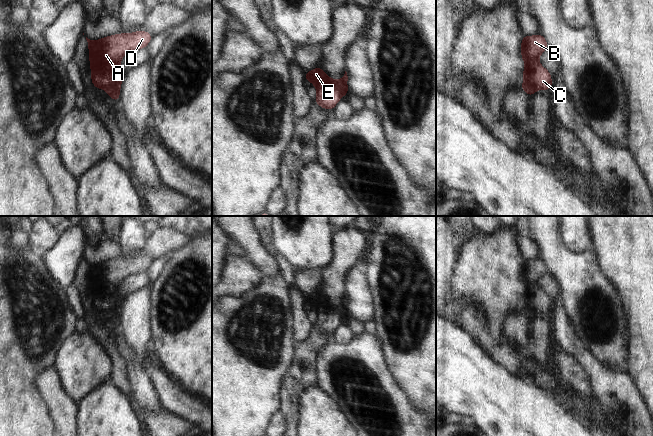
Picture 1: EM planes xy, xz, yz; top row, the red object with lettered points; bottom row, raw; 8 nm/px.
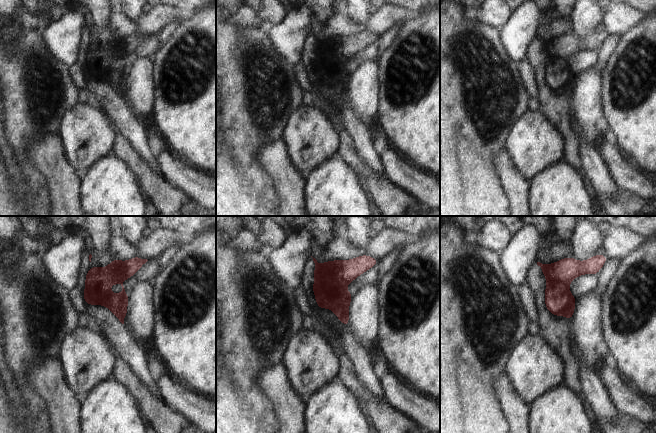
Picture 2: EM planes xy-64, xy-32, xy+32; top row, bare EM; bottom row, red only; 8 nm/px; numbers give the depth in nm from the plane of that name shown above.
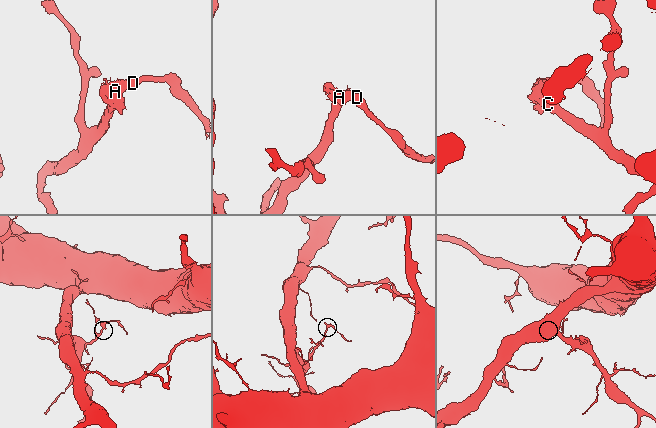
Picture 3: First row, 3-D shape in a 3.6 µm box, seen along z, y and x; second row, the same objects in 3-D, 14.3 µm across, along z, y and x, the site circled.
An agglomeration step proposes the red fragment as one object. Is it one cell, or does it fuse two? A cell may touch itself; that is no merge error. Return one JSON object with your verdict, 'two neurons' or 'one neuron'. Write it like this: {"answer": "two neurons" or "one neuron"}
{"answer": "two neurons"}

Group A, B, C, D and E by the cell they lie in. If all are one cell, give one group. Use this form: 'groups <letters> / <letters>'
groups A B D E / C

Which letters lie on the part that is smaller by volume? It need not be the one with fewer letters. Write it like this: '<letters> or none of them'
A, B, D, E

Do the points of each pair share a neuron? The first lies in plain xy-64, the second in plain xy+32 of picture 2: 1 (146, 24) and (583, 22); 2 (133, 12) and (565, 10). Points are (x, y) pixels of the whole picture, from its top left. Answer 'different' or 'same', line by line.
1: different
2: different

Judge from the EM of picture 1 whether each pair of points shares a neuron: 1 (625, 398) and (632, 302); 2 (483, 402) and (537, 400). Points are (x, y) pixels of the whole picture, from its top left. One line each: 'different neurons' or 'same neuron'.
1: different neurons
2: same neuron

